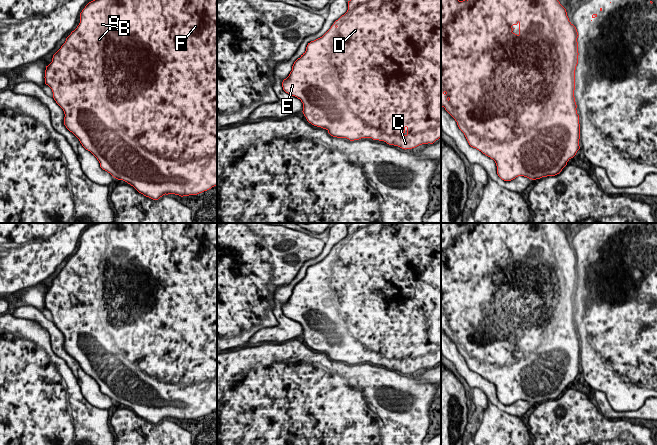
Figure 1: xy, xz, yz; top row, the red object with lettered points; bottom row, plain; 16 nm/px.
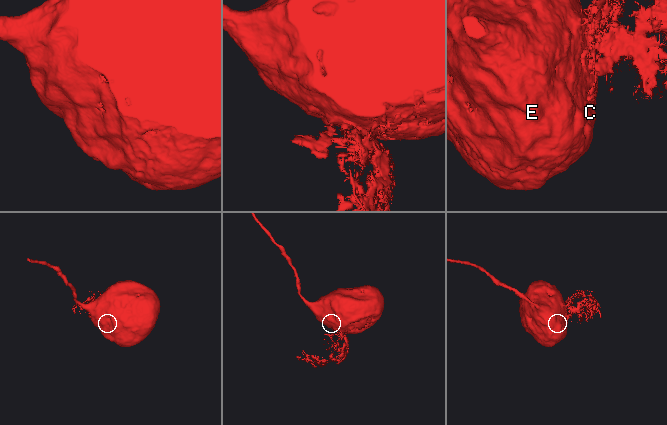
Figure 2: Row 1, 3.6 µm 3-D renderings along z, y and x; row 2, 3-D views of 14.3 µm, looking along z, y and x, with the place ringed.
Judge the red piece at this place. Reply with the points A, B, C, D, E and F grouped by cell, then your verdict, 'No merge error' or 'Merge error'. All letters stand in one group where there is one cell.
Groups: A / B C D E F. Merge error

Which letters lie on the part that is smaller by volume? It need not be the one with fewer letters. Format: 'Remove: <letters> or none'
Remove: A

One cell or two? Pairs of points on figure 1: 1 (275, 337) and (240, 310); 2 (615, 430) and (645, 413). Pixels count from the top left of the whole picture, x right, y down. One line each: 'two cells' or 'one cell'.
1: two cells
2: two cells

